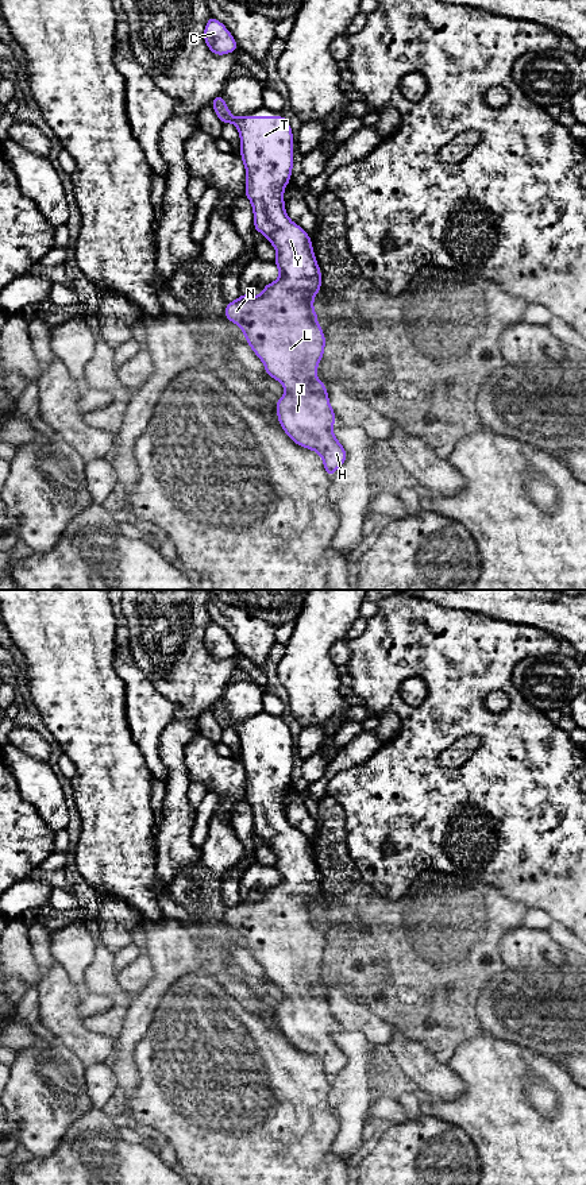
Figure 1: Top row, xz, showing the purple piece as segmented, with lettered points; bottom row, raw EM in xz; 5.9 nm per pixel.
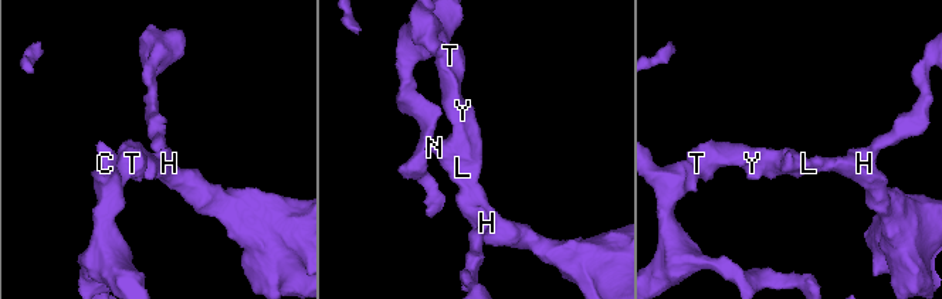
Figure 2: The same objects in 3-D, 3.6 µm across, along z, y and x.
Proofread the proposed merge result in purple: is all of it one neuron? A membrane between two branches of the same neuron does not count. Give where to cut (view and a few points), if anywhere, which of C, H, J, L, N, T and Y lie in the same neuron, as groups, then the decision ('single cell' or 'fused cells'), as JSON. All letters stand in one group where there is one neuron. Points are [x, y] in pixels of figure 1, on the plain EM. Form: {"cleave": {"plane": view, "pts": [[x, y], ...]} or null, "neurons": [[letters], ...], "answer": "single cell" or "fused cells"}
{"cleave": null, "neurons": [["C", "H", "J", "L", "N", "T", "Y"]], "answer": "single cell"}

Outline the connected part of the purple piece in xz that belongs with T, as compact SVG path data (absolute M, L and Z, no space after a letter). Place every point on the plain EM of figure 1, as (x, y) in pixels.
M221 698L211 709L223 729L234 727L239 736L239 760L247 777L244 799L252 810L254 834L273 849L277 856L274 869L279 873L279 883L265 889L262 899L252 902L243 898L238 904L227 907L223 918L240 931L247 949L263 966L266 980L285 992L284 1001L275 1005L279 1030L296 1049L316 1055L323 1064L325 1078L331 1081L346 1066L347 1057L332 1037L336 1019L329 1010L325 989L316 983L325 953L325 941L313 914L313 903L321 892L321 876L309 839L285 815L284 795L293 773L292 733L285 721L234 722Z

